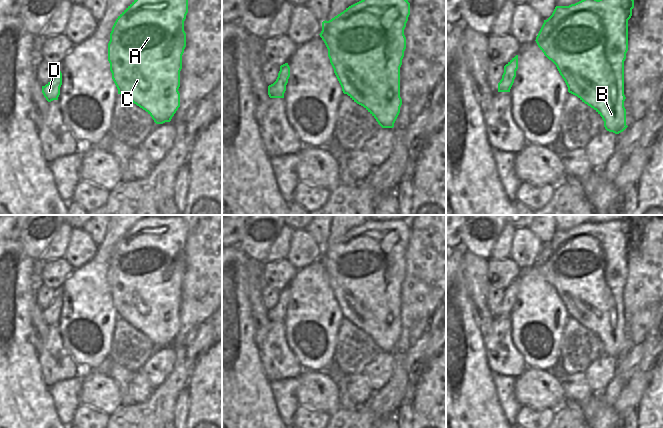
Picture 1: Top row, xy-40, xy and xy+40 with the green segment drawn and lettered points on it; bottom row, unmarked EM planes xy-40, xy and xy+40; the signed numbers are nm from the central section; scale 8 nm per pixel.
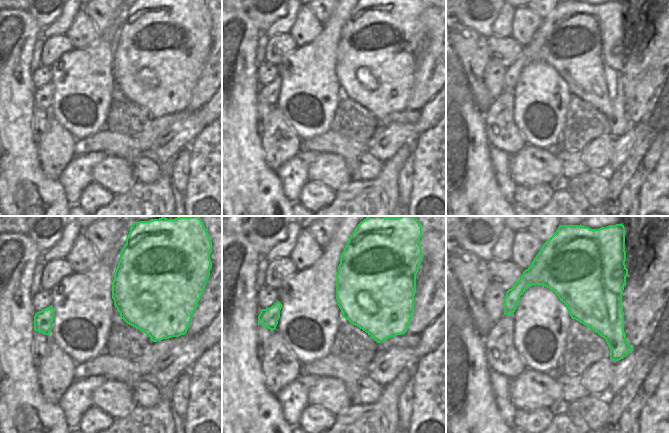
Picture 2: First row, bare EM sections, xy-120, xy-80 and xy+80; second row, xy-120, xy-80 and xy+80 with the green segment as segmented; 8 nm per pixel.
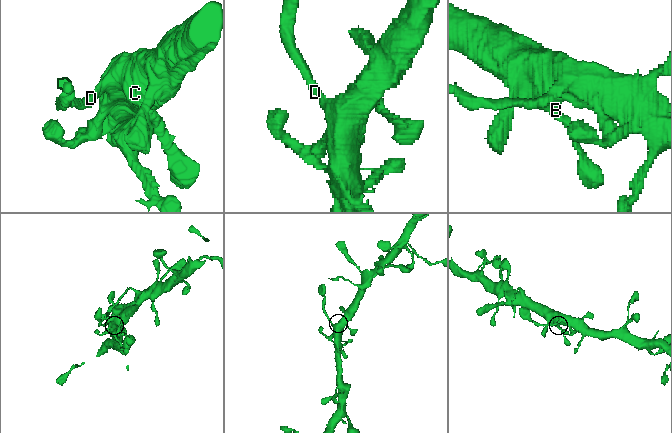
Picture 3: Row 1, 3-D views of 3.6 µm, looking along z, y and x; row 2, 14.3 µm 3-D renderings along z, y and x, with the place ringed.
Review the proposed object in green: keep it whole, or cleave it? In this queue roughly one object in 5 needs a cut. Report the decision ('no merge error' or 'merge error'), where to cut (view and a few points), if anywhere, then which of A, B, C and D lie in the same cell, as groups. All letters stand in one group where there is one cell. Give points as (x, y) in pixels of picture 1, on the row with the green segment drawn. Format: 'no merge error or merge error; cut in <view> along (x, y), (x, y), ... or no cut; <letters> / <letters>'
no merge error; no cut; A B C D

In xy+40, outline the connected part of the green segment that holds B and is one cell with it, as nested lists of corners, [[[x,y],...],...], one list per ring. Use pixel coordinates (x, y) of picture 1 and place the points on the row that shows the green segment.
[[[581,0],[569,6],[556,6],[536,37],[544,55],[557,67],[568,92],[593,108],[603,119],[607,131],[619,134],[626,125],[624,101],[624,61],[628,51],[628,20],[632,16],[634,0]]]

